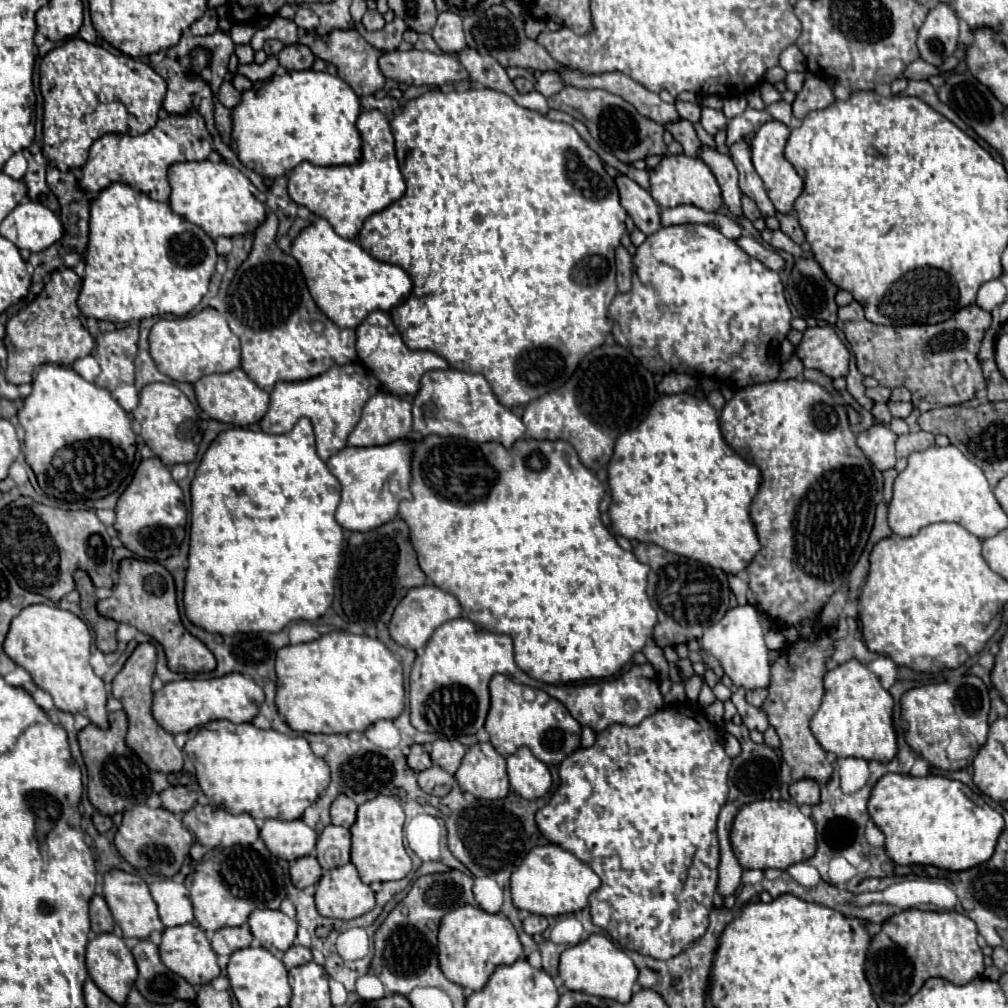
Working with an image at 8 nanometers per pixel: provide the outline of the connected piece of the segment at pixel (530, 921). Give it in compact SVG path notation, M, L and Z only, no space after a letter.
M527 915L527 917L523 919L523 929L525 929L525 933L529 933L529 935L543 933L547 927L549 927L549 923L547 923L547 919L541 917L541 915Z

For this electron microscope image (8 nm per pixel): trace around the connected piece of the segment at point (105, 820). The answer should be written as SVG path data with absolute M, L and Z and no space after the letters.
M98 812L93 815L92 820L99 833L105 833L113 827L111 817L103 816Z

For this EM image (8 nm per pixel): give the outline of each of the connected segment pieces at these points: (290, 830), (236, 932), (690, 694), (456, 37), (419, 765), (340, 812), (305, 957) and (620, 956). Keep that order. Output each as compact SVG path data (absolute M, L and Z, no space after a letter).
M267 819L259 831L265 847L281 859L299 859L315 851L317 833L307 827L301 819L295 821L281 821L281 819Z
M245 923L245 925L239 925L239 927L221 927L221 929L217 929L213 939L211 939L211 945L213 945L213 951L217 955L231 955L237 949L249 947L251 941L253 941L251 929Z
M691 675L689 679L685 679L683 681L685 683L685 693L687 693L687 699L691 701L691 703L695 703L697 701L697 695L699 695L699 689L701 689L701 685L705 683L705 679L701 677L701 675Z
M439 13L437 25L433 29L433 39L445 53L459 53L465 47L465 35L461 17L457 13Z
M413 745L411 747L411 753L407 755L407 765L413 769L413 771L423 771L427 767L431 767L431 759L427 755L427 751L421 747L421 745Z
M339 795L331 803L331 823L333 825L341 825L349 829L355 823L355 817L357 817L357 805L349 797Z
M291 945L285 955L283 955L283 965L287 969L293 969L293 967L299 967L299 965L305 965L311 961L311 951L303 945Z
M599 932L583 943L567 947L559 959L559 977L563 979L565 989L569 991L583 991L619 1003L627 1003L633 995L633 985L637 981L639 971L627 957L627 953L608 938L605 933Z

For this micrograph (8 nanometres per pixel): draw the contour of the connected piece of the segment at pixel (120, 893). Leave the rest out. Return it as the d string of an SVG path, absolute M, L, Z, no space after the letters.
M111 869L105 873L105 883L103 883L103 897L113 913L113 919L123 931L123 937L137 937L137 939L147 939L151 931L163 931L165 925L159 919L157 905L149 893L147 883L139 875L125 873L121 869Z

